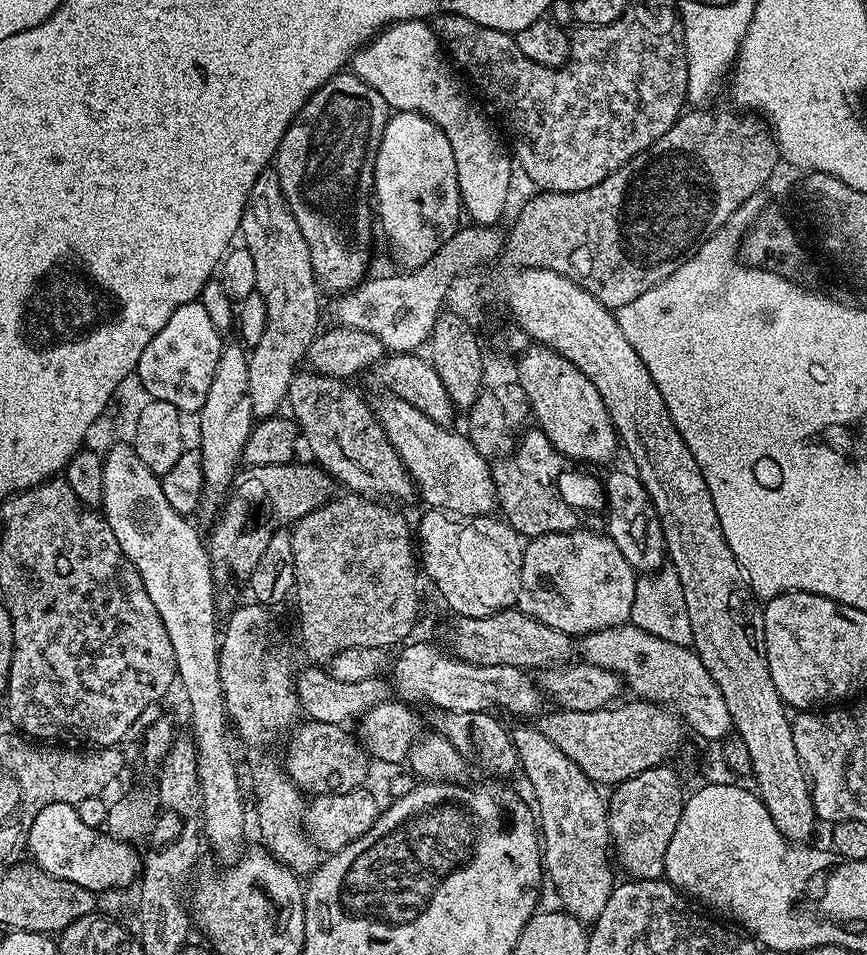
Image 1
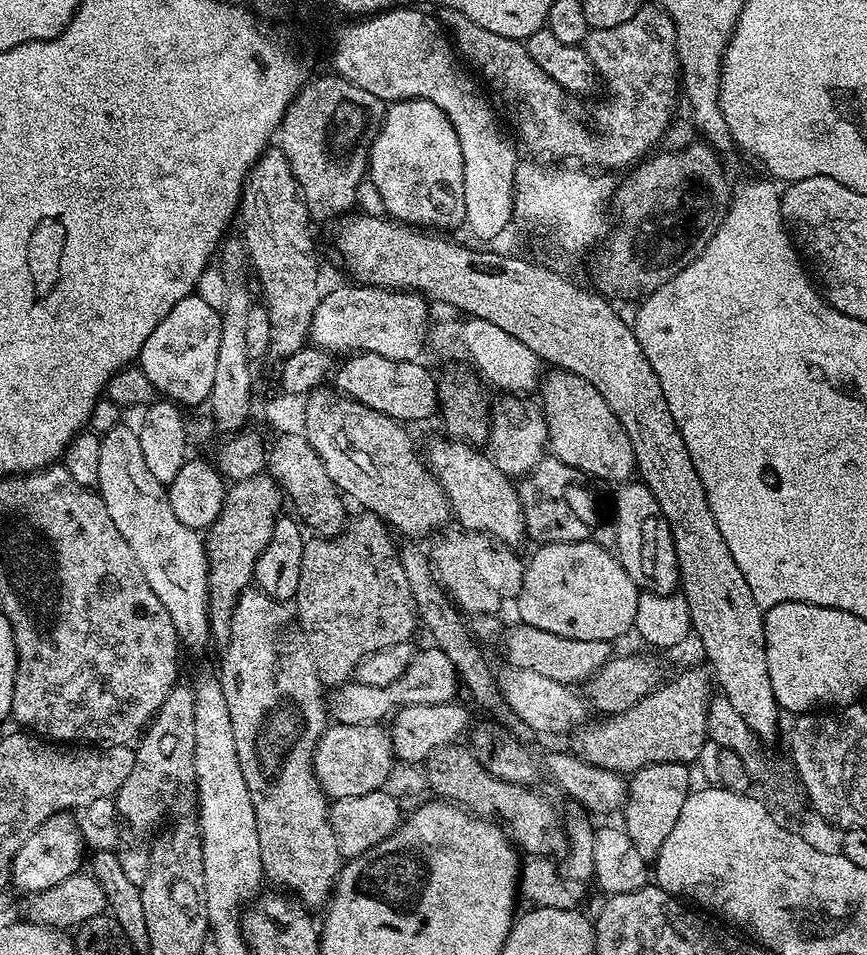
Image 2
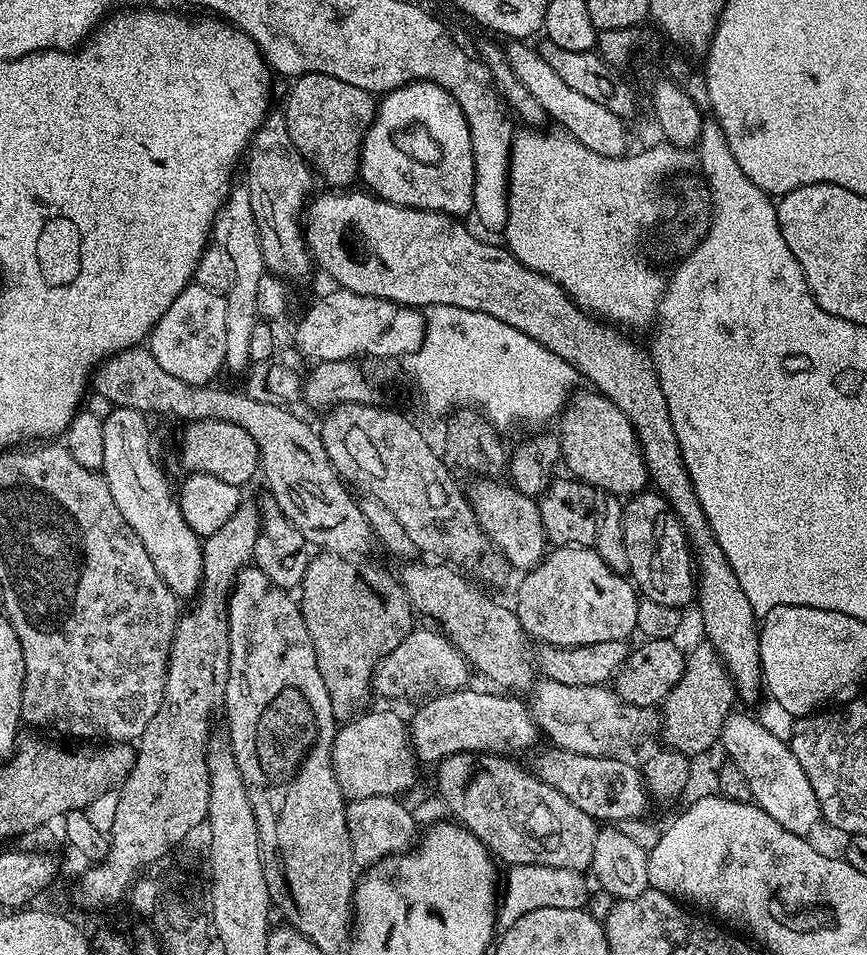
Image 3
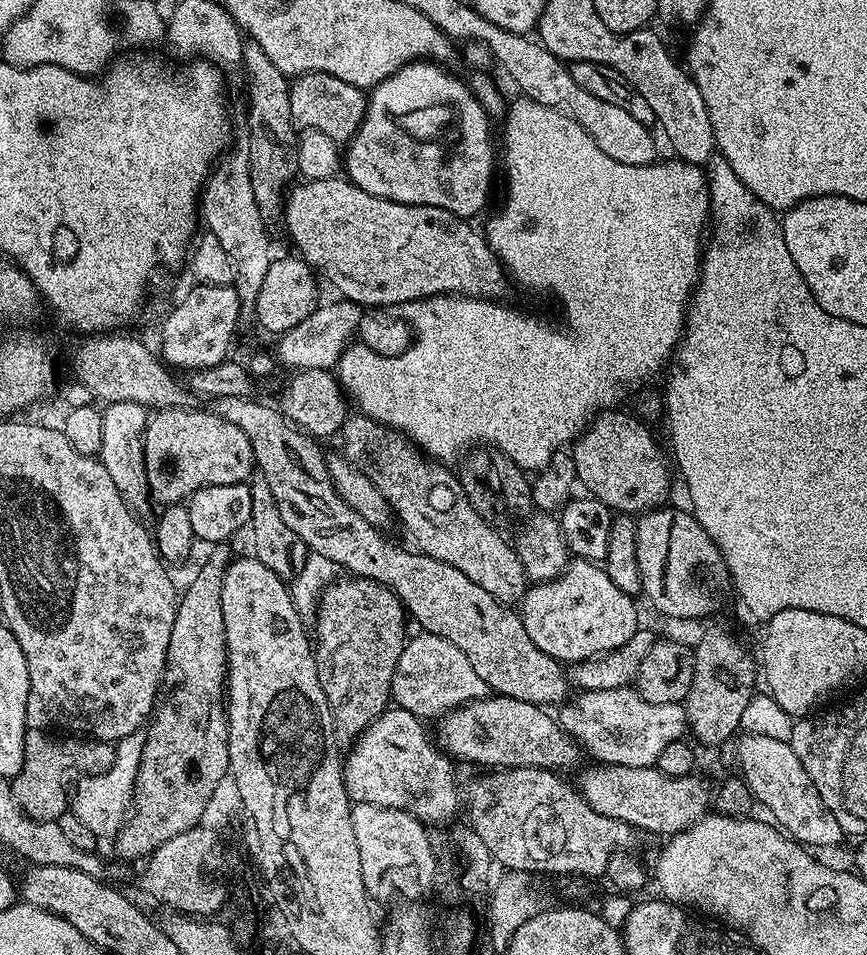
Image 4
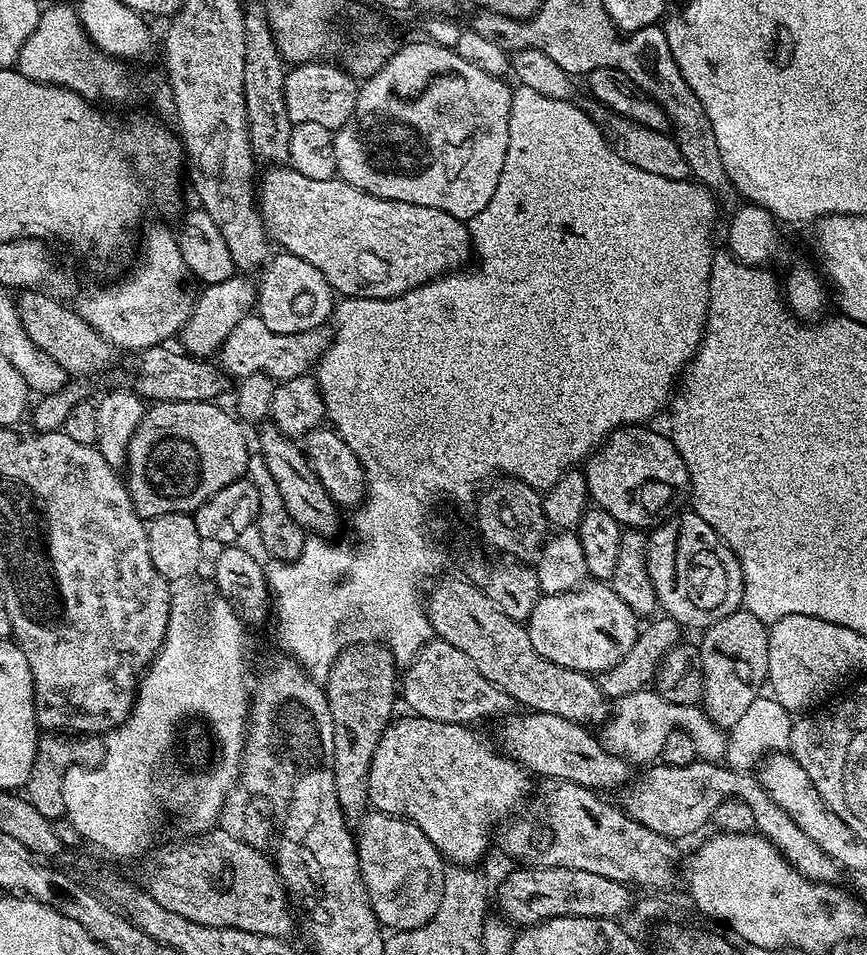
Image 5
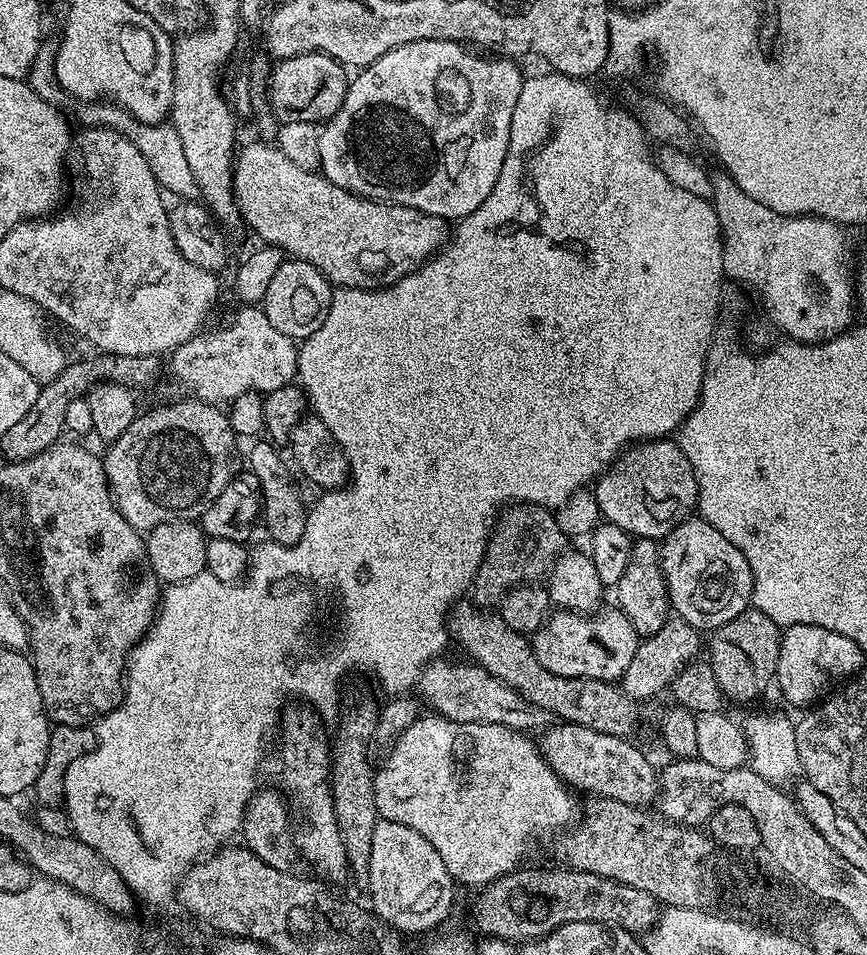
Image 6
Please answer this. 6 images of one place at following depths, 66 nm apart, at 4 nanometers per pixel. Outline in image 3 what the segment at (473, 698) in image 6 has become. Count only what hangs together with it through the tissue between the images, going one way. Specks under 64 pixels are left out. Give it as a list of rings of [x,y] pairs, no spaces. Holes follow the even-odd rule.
[[[413,627],[412,632],[406,638],[402,638],[402,642],[398,642],[398,646],[394,650],[390,650],[390,654],[386,654],[380,659],[376,665],[374,674],[372,675],[371,689],[380,696],[389,696],[392,700],[416,700],[431,697],[433,694],[442,692],[459,692],[461,688],[469,687],[468,672],[470,673],[470,665],[465,660],[463,654],[456,648],[446,636],[439,631],[431,632],[428,628]]]

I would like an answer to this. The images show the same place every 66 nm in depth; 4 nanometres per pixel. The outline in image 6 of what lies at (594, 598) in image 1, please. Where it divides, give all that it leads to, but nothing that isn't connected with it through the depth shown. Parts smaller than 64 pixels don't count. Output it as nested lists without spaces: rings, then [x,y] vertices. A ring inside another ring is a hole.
[[[615,606],[606,608],[595,614],[581,614],[563,610],[553,611],[545,620],[543,628],[539,628],[530,637],[534,658],[538,658],[538,662],[542,662],[542,666],[546,666],[546,670],[550,670],[550,674],[558,674],[562,678],[619,681],[620,677],[626,674],[626,666],[630,666],[630,662],[634,662],[638,637],[634,626],[630,626],[630,618],[626,618],[626,614],[622,614],[620,609]]]

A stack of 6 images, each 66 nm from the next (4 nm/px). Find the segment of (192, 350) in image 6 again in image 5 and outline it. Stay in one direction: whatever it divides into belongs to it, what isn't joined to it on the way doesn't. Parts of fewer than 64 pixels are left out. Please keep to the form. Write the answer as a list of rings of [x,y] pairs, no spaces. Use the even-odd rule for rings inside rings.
[[[249,314],[238,322],[238,326],[231,330],[229,337],[221,345],[218,364],[232,378],[243,378],[259,372],[265,372],[275,382],[298,378],[315,369],[320,357],[328,349],[329,339],[329,333],[323,327],[304,333],[272,333],[260,316]]]

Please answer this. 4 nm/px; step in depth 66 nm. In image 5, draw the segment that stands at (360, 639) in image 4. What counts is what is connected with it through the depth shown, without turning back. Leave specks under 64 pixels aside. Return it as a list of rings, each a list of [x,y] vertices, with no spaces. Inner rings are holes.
[[[373,642],[367,646],[353,646],[334,662],[328,679],[323,685],[328,695],[330,714],[334,721],[334,782],[338,794],[338,806],[342,806],[342,814],[350,822],[359,822],[369,811],[368,803],[368,771],[374,756],[374,750],[382,734],[393,719],[392,711],[398,704],[398,665],[389,648]]]

